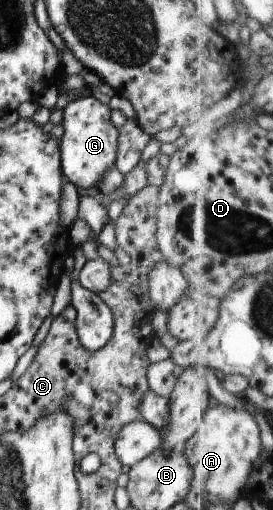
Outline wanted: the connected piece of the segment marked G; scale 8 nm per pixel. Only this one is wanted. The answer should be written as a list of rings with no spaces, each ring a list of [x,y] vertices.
[[[91,94],[87,97],[78,97],[61,109],[61,123],[63,126],[63,134],[59,141],[61,173],[62,176],[66,177],[67,181],[79,189],[97,188],[101,176],[107,170],[115,167],[115,158],[121,146],[117,143],[117,129],[110,121],[110,110],[106,104],[99,102]]]

